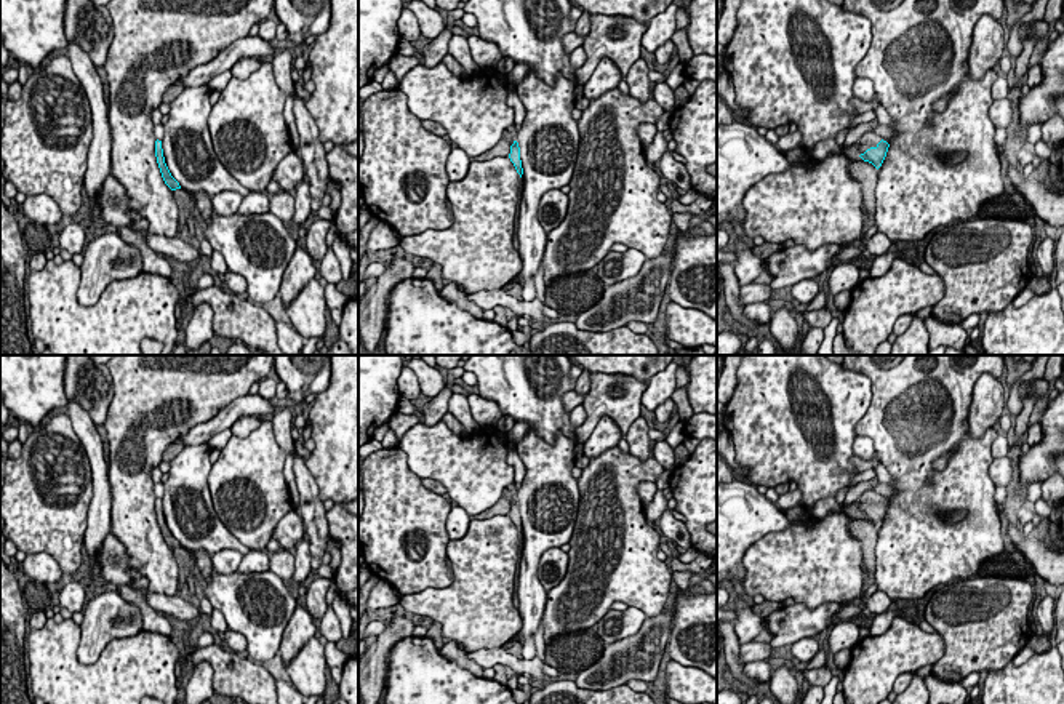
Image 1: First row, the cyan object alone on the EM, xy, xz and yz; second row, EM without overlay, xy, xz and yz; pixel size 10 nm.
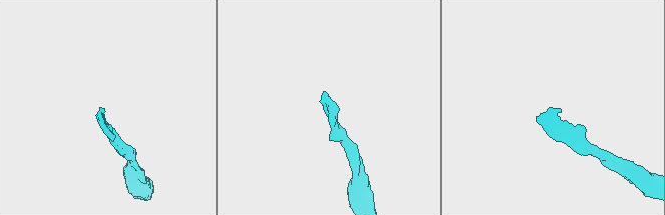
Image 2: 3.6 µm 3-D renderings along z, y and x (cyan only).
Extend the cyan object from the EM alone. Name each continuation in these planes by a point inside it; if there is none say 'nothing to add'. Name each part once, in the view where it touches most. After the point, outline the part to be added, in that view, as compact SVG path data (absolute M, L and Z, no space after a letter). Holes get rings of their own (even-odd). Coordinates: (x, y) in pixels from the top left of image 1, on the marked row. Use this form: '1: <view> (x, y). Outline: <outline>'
1: yz (869, 140). Outline: M866 131L858 142L845 147L845 155L848 160L856 158L858 155L864 154L870 147L877 147L877 144L882 141L880 136L877 136L874 131Z

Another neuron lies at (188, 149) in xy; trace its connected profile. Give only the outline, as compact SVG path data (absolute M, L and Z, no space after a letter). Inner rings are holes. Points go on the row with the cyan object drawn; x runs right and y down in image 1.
M208 85L187 86L170 104L162 149L165 163L181 189L189 194L205 192L210 197L222 190L248 195L219 162L208 128L213 90Z

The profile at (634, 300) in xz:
M669 245L659 256L646 259L640 272L605 288L602 299L578 315L582 331L603 333L629 322L653 323L667 291L674 251Z

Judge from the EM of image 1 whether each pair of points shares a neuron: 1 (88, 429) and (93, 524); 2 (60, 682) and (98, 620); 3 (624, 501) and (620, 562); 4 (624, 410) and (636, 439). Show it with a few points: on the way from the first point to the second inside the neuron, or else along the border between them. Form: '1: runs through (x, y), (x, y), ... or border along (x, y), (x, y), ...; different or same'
1: runs through (95, 453), (100, 471), (100, 500); same
2: border along (79, 624), (77, 658), (82, 663), (93, 664); different
3: runs through (620, 516), (620, 548); same
4: border along (640, 416), (624, 436); different

